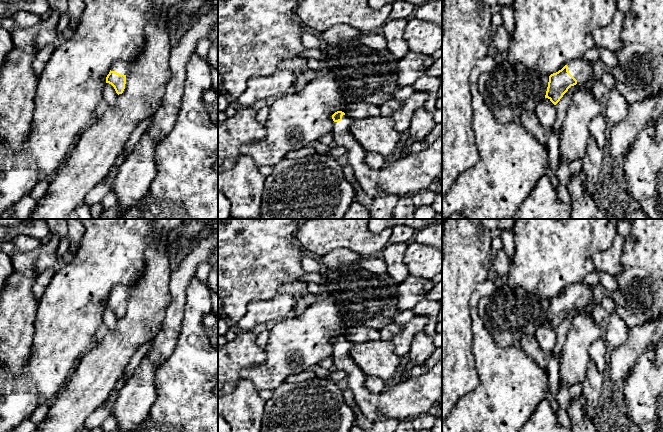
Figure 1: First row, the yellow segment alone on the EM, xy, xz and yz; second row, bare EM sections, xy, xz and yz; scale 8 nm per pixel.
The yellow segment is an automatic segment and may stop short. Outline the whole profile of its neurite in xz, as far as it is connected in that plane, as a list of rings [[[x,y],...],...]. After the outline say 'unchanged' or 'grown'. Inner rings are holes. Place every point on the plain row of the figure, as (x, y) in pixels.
[[[342,335],[335,336],[332,343],[334,345],[332,354],[334,365],[337,366],[338,370],[347,374],[344,384],[352,391],[361,412],[371,423],[376,421],[378,417],[397,419],[399,421],[412,419],[427,414],[437,402],[442,401],[442,363],[437,363],[423,375],[409,377],[405,381],[398,381],[396,385],[387,391],[372,393],[365,386],[366,375],[362,373],[350,357],[349,351],[353,343],[347,341]]]; grown

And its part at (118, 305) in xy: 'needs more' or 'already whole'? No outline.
needs more

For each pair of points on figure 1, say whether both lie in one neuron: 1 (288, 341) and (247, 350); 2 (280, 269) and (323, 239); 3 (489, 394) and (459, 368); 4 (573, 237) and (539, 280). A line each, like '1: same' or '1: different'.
1: different
2: different
3: different
4: same

